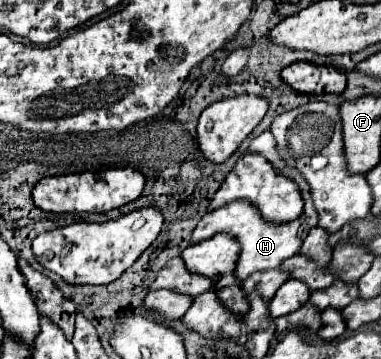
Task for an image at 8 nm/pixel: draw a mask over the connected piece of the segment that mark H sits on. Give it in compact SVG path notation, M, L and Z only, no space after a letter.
M278 158L278 172L290 180L294 180L298 186L302 186L302 194L304 194L304 214L294 220L294 222L288 222L288 224L282 224L282 226L274 226L274 224L268 224L266 220L260 218L260 214L248 204L248 202L230 202L214 212L208 212L200 222L198 226L194 228L192 232L192 242L202 242L218 232L226 232L230 234L238 244L240 244L240 258L236 262L236 270L234 270L234 276L238 282L244 282L248 276L252 276L254 272L266 272L266 270L274 270L280 266L282 260L286 258L292 258L300 252L300 246L304 242L304 238L308 236L310 228L314 228L318 224L318 214L314 212L314 204L310 200L310 188L306 184L306 180L302 180L300 172L294 172L292 168L288 168L286 164L282 164L282 160Z

